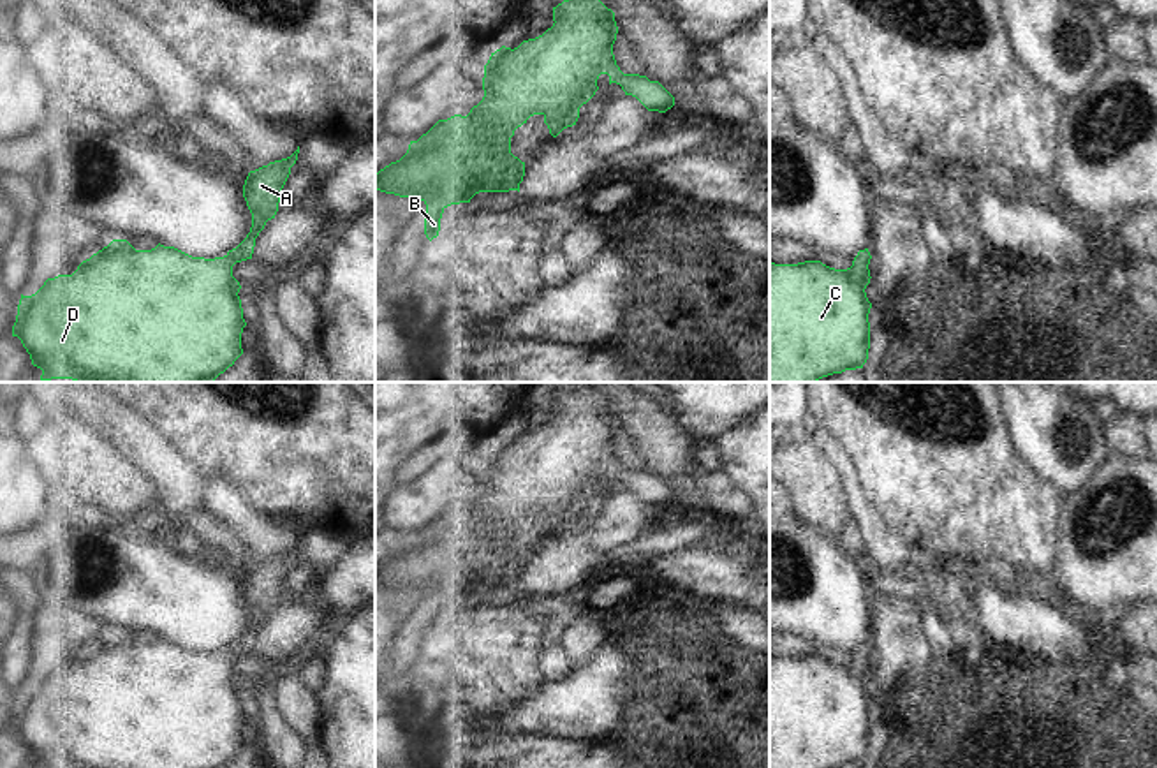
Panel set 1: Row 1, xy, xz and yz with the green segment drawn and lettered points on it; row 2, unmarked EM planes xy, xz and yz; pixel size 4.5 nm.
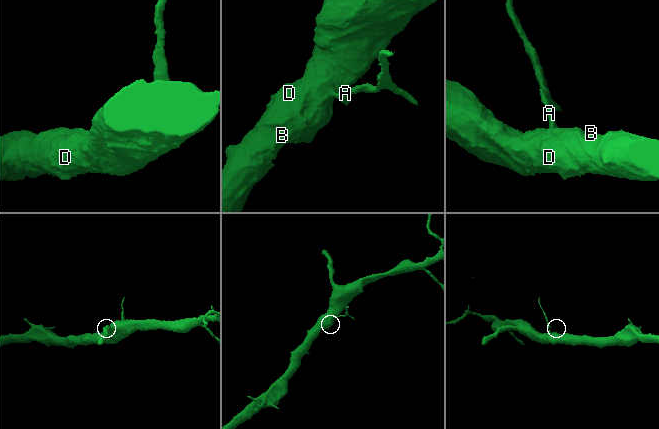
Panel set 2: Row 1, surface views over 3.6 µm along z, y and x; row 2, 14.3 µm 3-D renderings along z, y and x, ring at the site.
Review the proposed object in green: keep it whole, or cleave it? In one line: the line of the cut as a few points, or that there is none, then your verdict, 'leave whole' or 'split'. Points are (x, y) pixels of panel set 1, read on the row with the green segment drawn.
no cut; leave whole

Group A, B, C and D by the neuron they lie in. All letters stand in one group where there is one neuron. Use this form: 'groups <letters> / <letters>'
groups A B C D

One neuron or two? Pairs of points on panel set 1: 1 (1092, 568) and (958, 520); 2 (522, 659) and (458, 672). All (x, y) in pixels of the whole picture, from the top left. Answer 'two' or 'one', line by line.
1: two
2: one

